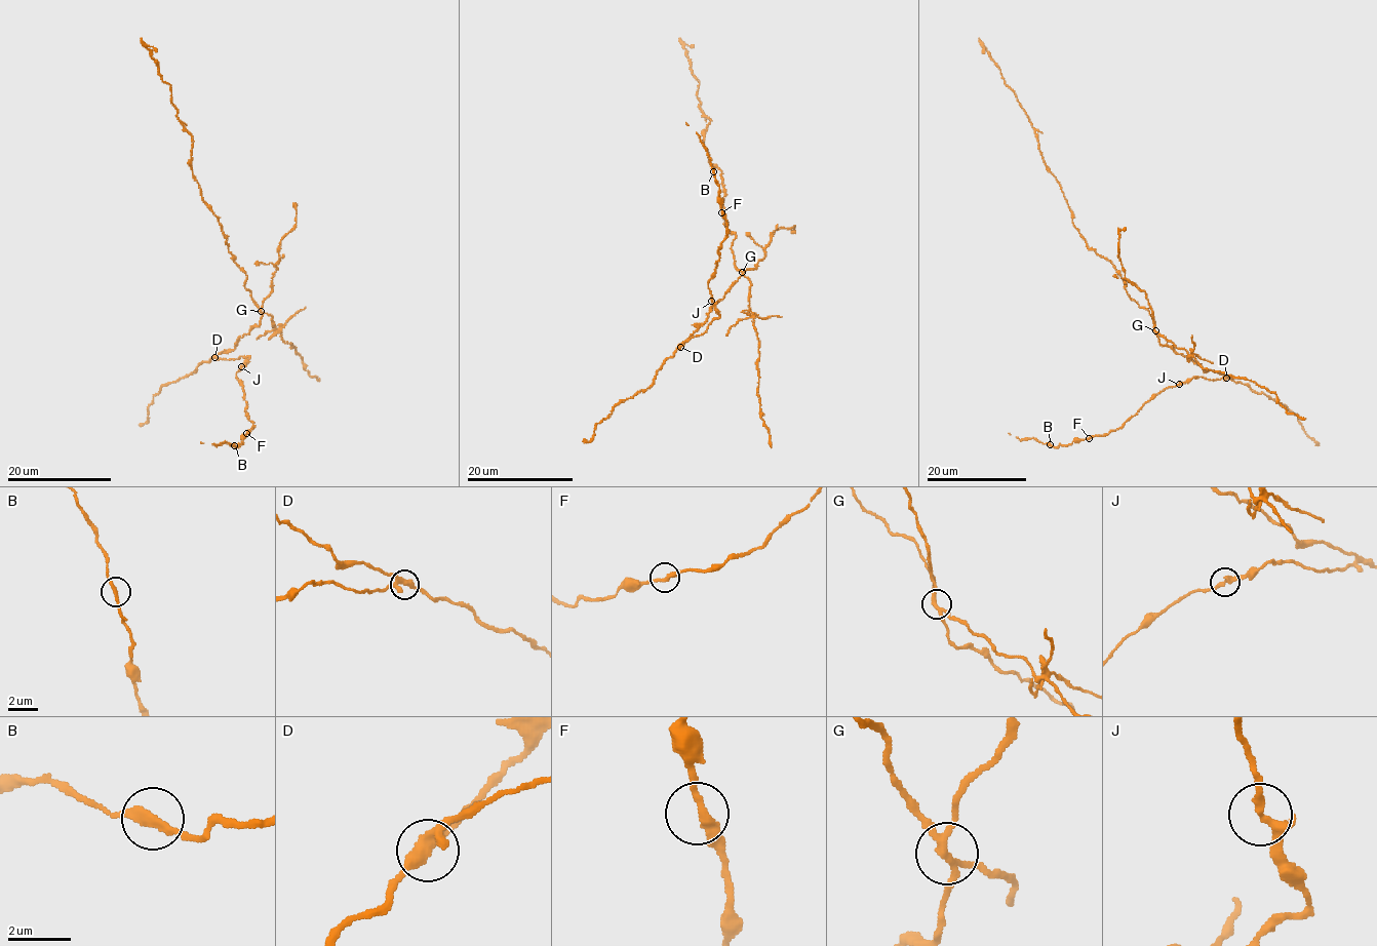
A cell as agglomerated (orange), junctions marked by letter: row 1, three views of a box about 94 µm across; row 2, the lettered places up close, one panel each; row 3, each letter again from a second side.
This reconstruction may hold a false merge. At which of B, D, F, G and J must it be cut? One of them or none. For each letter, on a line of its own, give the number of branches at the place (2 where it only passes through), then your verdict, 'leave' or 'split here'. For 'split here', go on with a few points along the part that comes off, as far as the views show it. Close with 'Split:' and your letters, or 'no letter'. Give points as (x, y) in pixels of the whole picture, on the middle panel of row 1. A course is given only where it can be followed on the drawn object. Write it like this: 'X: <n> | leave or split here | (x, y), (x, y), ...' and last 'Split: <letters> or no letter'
B: 2 | leave
D: 4 | leave
F: 2 | leave
G: 4 | split here | (742, 273), (722, 217), (721, 172), (704, 145), (711, 120), (679, 38)
J: 3 | leave
Split: G

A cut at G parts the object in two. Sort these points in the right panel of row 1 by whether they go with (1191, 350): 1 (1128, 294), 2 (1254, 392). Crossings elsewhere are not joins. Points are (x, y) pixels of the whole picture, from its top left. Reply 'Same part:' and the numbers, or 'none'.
Same part: 1

